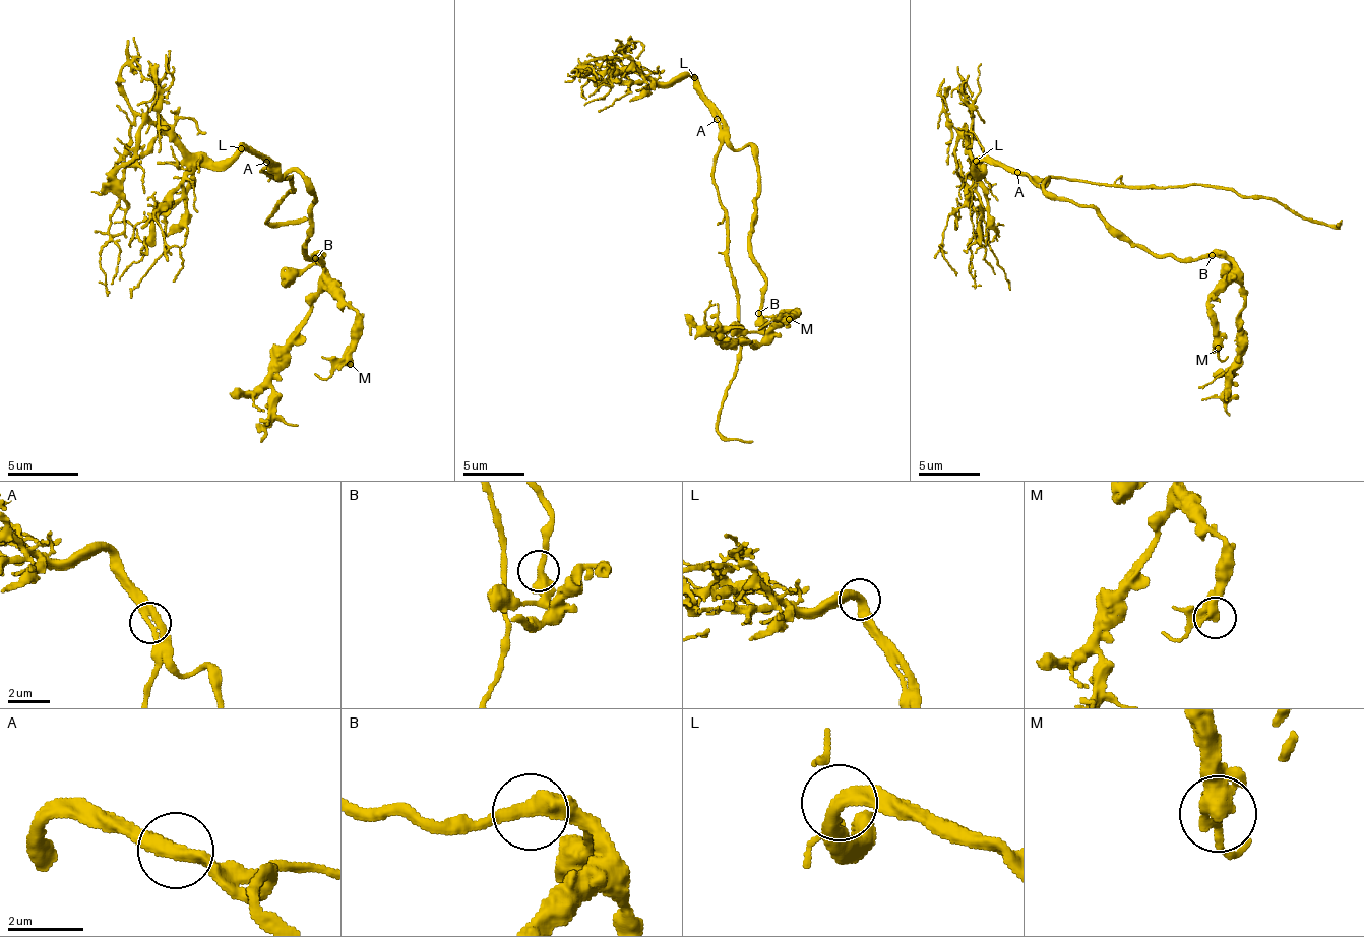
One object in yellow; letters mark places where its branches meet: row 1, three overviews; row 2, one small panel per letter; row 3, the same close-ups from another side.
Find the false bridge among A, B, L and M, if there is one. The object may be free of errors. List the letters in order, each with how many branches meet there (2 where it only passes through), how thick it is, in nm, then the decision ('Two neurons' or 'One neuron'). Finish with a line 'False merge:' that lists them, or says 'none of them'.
A: Branches: 2. Thickness 400 nm. One neuron
B: Branches: 2. Thickness 400 nm. One neuron
L: Branches: 2. Thickness 400 nm. One neuron
M: Branches: 2. Thickness 400 nm. One neuron
False merge: none of them

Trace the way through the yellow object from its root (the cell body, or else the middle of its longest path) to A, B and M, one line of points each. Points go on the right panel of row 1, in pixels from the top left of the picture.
A: (1046, 191), (1043, 188), (1046, 179), (1043, 185), (1034, 185), (1018, 173)
B: (1046, 191), (1076, 203), (1089, 203), (1134, 243), (1148, 246), (1160, 255), (1178, 258), (1208, 258), (1212, 255)
M: (1046, 191), (1089, 203), (1134, 243), (1160, 255), (1224, 255), (1233, 264), (1233, 276), (1208, 305), (1218, 348)

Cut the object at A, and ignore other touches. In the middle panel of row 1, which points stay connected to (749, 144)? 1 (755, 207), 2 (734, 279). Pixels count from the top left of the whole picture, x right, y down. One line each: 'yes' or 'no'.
1: yes
2: no

